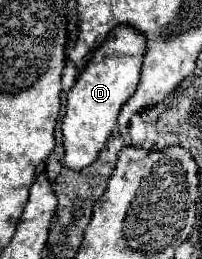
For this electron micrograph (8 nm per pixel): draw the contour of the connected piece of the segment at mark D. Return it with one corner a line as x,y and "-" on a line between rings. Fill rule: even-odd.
121,24
113,28
107,40
93,52
77,82
67,94
67,110
63,116
63,144
65,144
65,164
73,170
83,170
87,164
95,162
107,138
117,126
117,116
121,106
137,90
139,72
145,56
147,40
145,34

